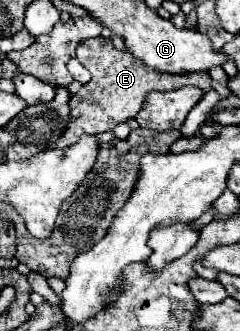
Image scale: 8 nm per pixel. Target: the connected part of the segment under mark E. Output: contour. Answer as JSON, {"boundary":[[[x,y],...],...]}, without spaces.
{"boundary":[[[102,36],[82,42],[76,50],[76,58],[92,74],[92,80],[88,84],[84,84],[78,90],[78,94],[74,94],[70,98],[72,118],[68,122],[66,132],[62,134],[62,138],[58,142],[52,144],[52,148],[66,148],[70,144],[76,144],[80,140],[80,136],[84,136],[84,134],[100,134],[100,132],[112,130],[118,124],[134,118],[140,112],[140,108],[146,100],[146,94],[152,90],[164,92],[164,90],[178,90],[184,86],[196,86],[196,88],[202,88],[204,92],[212,90],[208,72],[160,74],[156,70],[150,70],[142,60],[134,58],[130,54],[130,50],[116,50],[114,44]]]}

